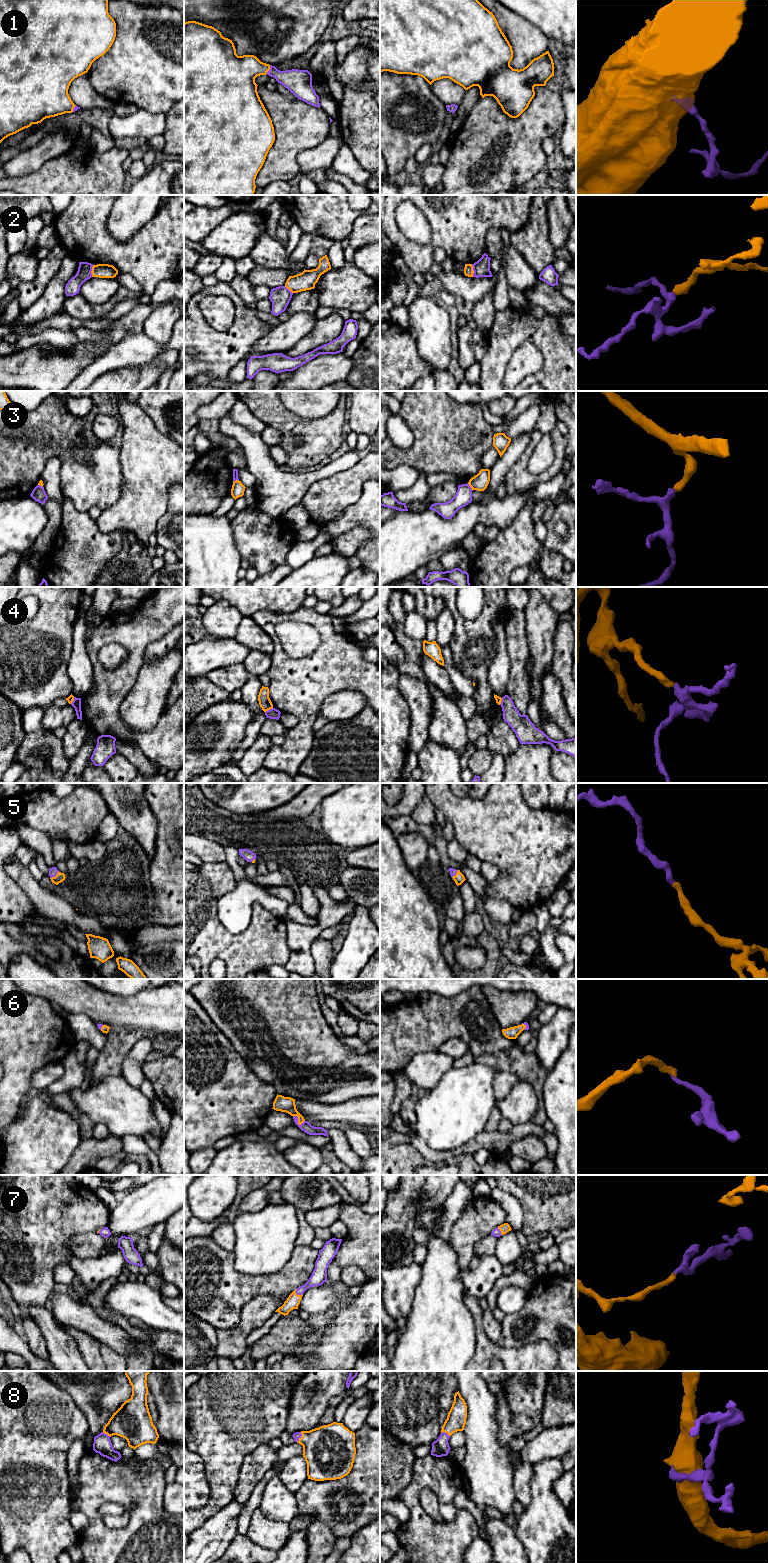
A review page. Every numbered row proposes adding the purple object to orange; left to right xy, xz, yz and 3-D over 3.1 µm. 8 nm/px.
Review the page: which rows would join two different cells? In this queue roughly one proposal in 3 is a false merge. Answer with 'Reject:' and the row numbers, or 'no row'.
Reject: 2, 3, 4

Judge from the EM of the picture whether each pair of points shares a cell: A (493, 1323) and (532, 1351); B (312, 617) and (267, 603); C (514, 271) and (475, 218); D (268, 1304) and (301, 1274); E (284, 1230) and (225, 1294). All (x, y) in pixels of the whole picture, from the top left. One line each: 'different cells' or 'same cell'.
A: different cells
B: different cells
C: different cells
D: different cells
E: different cells

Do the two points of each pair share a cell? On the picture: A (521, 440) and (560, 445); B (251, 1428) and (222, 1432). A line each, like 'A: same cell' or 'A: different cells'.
A: different cells
B: same cell

